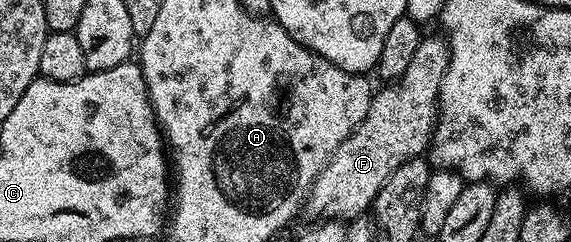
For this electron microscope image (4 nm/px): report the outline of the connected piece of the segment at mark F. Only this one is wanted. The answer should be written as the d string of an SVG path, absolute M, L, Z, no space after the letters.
M423 38L402 78L383 86L386 88L371 98L364 121L360 121L358 128L336 149L310 186L304 208L304 215L310 221L349 221L367 214L384 181L388 181L404 161L427 154L430 140L434 138L434 125L438 122L438 94L449 60L450 46L445 38Z

